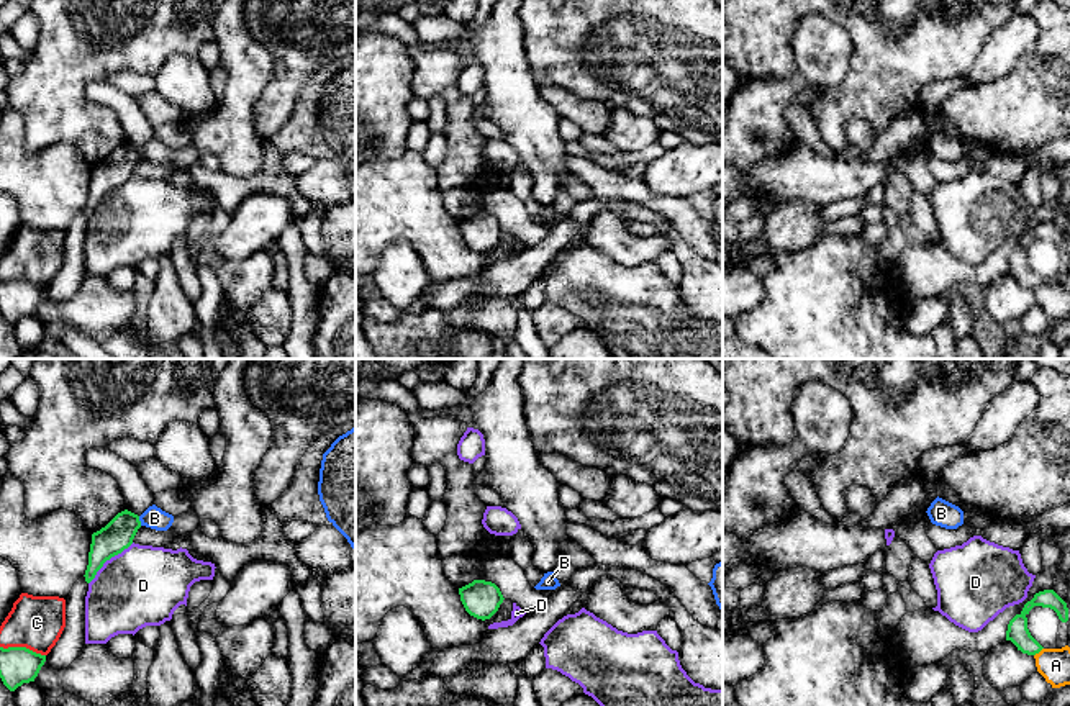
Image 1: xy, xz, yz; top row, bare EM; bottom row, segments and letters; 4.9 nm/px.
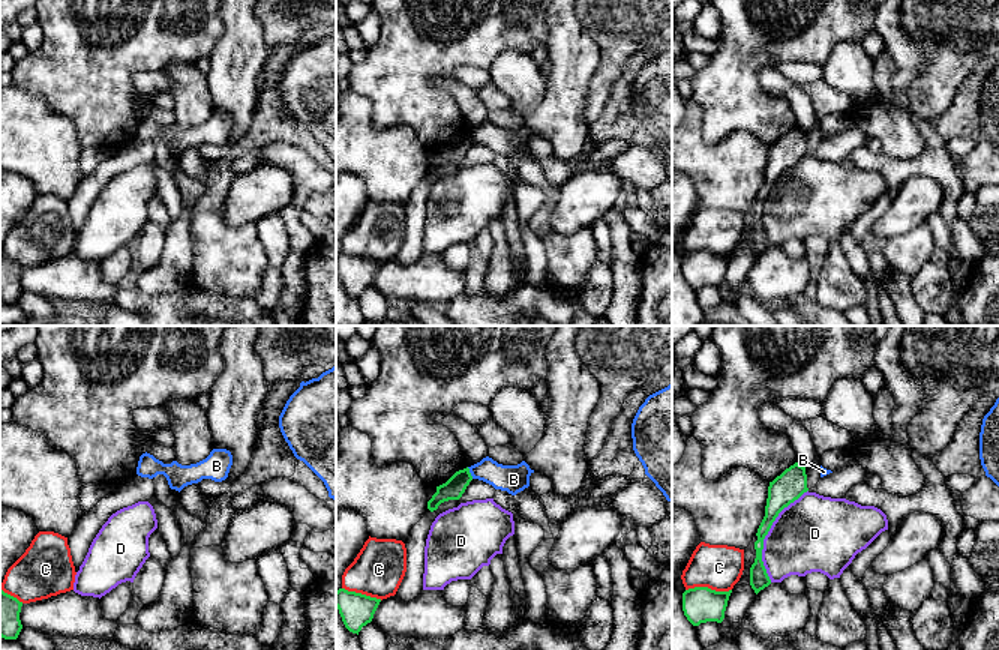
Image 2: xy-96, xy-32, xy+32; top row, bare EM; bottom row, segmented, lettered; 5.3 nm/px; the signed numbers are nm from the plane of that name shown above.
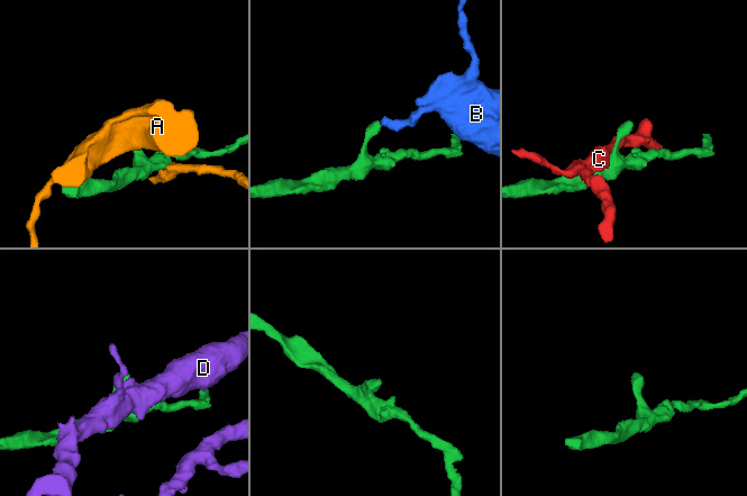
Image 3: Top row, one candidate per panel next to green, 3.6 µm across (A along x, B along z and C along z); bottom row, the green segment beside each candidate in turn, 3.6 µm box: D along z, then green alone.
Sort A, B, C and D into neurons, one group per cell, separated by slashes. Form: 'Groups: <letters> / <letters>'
Groups: A / B / C / D

